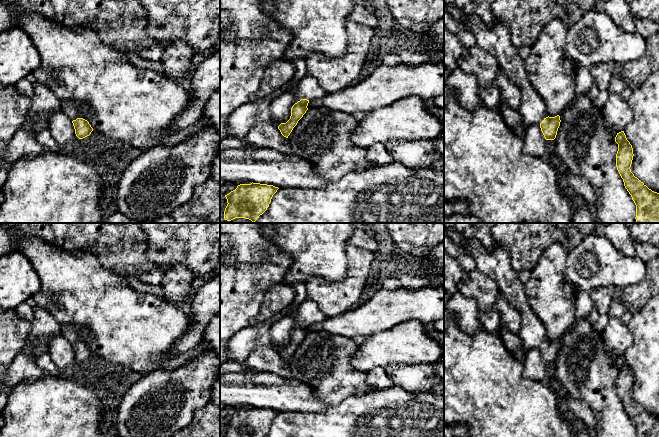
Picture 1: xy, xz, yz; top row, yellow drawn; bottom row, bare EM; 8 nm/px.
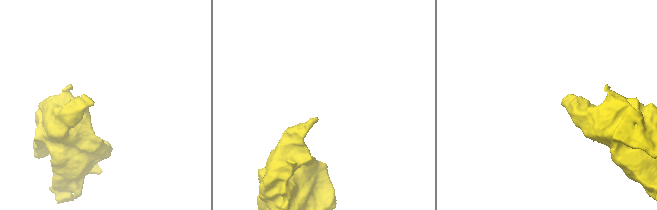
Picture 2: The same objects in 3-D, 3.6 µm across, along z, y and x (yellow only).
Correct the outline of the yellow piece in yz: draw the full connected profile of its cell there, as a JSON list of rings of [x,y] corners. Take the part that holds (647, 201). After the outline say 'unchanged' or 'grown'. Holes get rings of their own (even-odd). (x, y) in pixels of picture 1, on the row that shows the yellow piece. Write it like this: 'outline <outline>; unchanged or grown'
outline [[[624,131],[617,133],[615,142],[618,144],[616,167],[636,205],[636,222],[659,223],[659,193],[649,189],[631,172],[633,148]]]; unchanged

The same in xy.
outline [[[64,100],[61,102],[60,110],[72,120],[75,134],[83,139],[91,134],[93,128],[87,121],[91,116],[90,110],[75,100]]]; grown

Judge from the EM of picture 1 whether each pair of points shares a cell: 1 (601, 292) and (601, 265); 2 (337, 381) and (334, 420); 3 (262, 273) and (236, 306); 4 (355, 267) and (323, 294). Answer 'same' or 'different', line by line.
1: different
2: different
3: same
4: same

